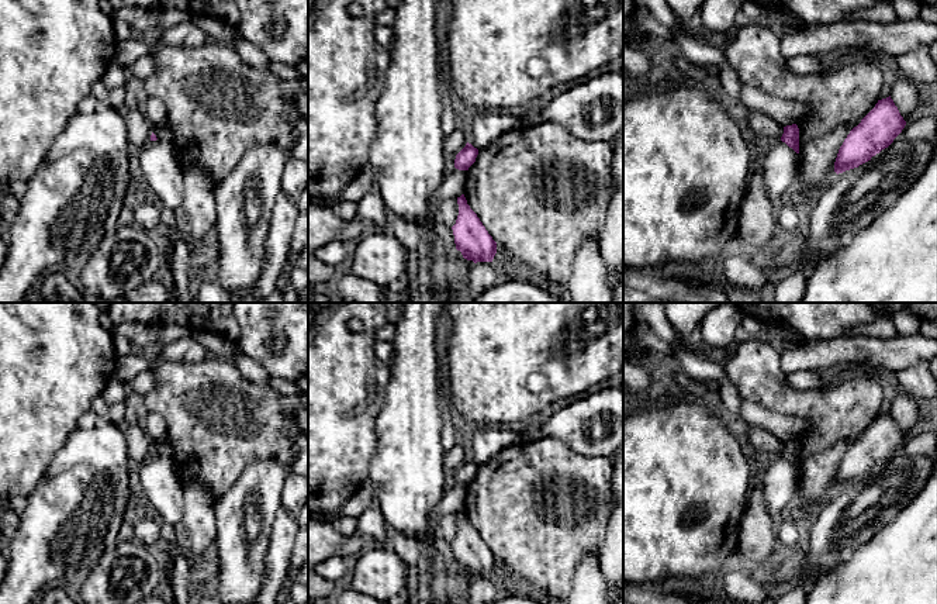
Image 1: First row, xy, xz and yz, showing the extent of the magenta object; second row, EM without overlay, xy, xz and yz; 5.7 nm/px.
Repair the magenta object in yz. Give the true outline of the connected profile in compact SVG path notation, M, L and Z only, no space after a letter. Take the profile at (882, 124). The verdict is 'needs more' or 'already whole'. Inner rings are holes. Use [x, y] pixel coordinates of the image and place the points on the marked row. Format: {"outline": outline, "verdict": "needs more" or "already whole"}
{"outline": "M891 96L878 100L844 139L834 162L834 172L839 175L871 161L893 142L905 125L906 121Z", "verdict": "already whole"}

